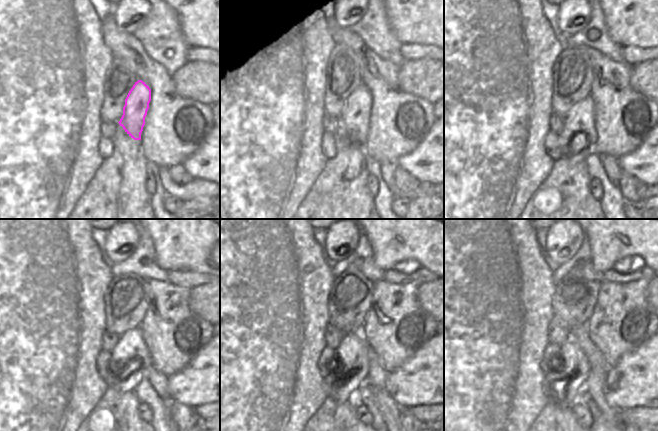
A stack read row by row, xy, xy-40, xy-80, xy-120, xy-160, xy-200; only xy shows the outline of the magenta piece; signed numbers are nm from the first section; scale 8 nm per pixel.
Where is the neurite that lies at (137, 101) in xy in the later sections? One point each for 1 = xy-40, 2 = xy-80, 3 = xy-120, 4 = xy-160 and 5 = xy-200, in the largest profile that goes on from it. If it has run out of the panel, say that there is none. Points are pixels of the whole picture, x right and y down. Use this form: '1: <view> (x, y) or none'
1: xy-40 (354, 129)
2: xy-80 (579, 129)
3: xy-120 (130, 352)
4: xy-160 (342, 386)
5: xy-200 (562, 385)

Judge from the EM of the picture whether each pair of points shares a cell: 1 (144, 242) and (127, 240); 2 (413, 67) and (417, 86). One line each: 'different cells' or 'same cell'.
1: different cells
2: same cell

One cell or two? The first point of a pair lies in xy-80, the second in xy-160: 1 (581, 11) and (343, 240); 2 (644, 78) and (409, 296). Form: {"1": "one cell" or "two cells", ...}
{"1": "one cell", "2": "two cells"}

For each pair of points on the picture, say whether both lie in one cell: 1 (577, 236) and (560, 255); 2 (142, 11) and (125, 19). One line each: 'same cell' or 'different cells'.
1: same cell
2: same cell

